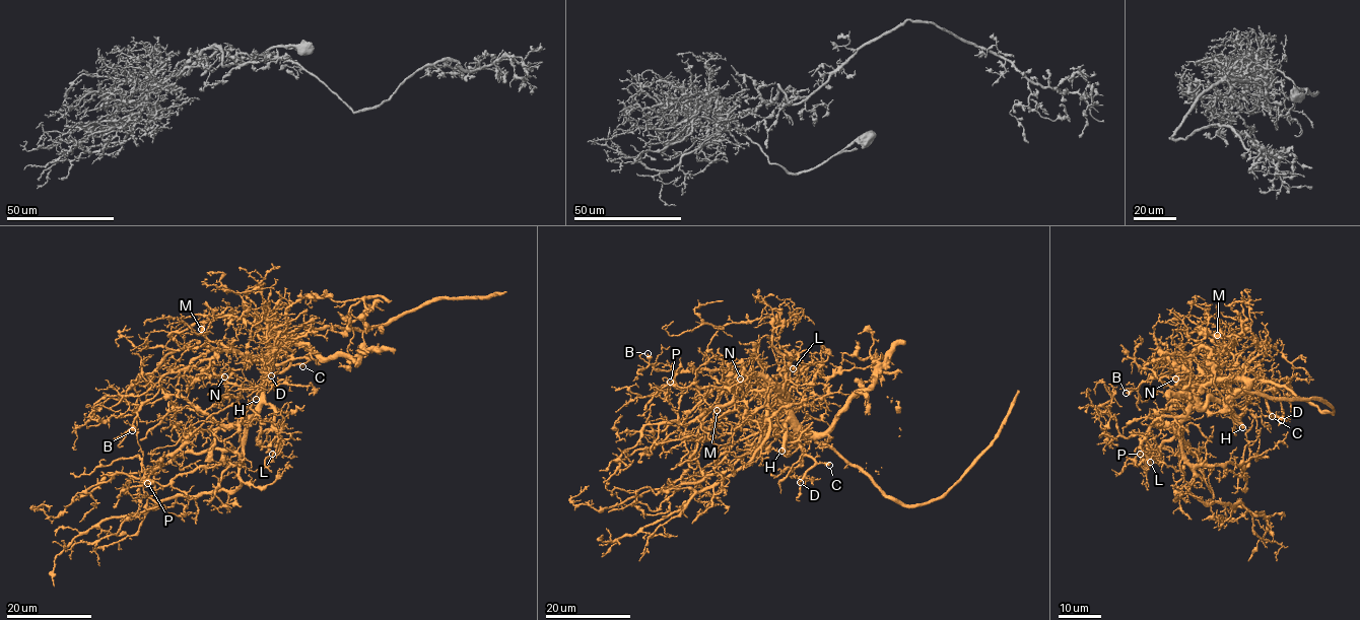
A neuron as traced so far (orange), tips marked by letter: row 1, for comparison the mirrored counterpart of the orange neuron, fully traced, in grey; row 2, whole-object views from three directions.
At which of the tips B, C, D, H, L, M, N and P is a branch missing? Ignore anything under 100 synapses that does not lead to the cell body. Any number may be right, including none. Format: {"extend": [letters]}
{"extend": ["D", "H", "L"]}

